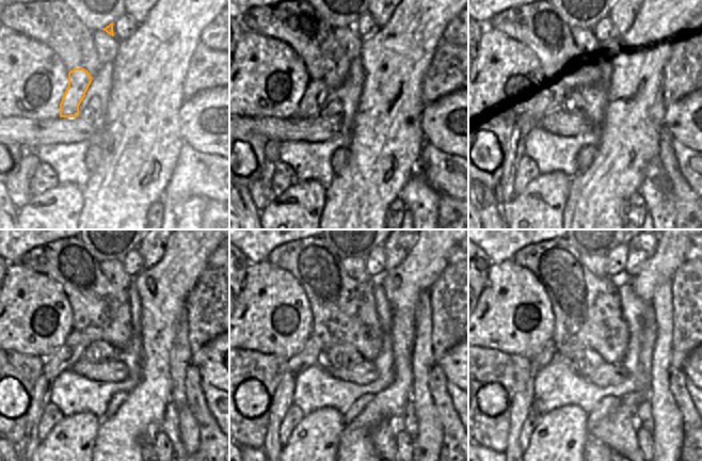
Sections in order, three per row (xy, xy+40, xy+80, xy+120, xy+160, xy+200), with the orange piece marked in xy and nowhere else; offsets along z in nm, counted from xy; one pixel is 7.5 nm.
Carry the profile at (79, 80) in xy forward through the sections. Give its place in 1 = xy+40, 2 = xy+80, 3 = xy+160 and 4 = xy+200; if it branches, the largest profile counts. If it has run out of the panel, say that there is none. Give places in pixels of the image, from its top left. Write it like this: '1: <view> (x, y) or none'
1: xy+40 (310, 105)
2: xy+80 (555, 99)
3: xy+160 (312, 353)
4: xy+200 (522, 402)

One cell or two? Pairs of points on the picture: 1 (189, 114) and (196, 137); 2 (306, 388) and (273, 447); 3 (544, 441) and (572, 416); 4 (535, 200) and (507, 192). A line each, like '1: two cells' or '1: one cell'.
1: one cell
2: two cells
3: one cell
4: two cells

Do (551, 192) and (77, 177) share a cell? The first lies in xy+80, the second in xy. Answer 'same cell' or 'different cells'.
different cells

